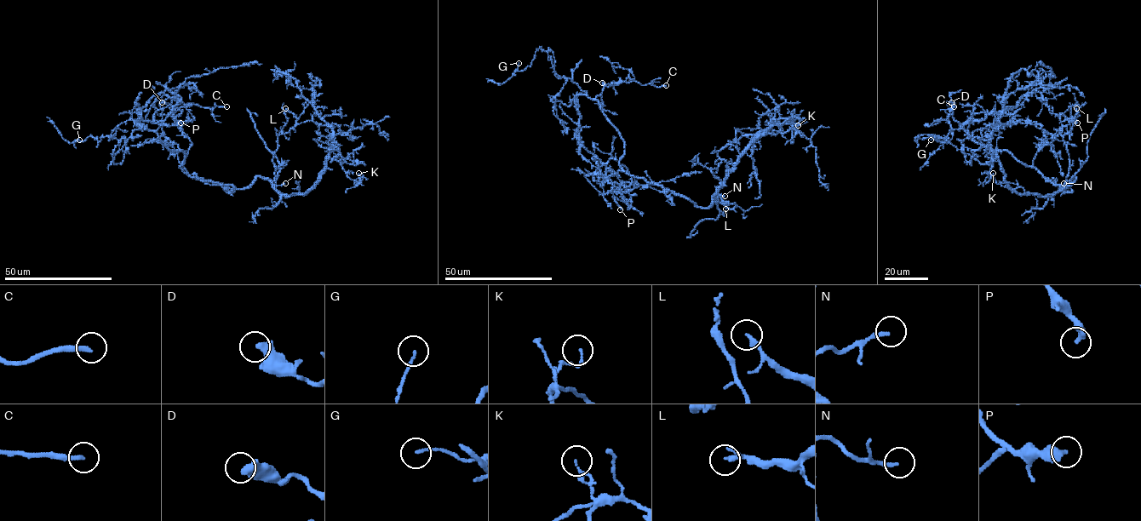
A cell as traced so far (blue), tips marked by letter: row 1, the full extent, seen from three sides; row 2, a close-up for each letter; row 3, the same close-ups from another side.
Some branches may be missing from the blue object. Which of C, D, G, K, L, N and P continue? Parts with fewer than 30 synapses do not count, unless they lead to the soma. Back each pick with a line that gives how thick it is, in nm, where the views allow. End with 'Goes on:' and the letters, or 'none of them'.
C: calibre 240 nm
D: calibre 500 nm
Goes on: C, D

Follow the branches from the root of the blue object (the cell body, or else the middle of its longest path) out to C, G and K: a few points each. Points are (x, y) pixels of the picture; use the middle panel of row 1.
C: (651, 183), (628, 174), (620, 167), (624, 141), (596, 97), (606, 84), (622, 82), (666, 85)
G: (651, 183), (620, 167), (619, 131), (598, 101), (555, 75), (552, 51), (541, 46), (524, 70), (518, 63)
K: (651, 183), (686, 197), (697, 207), (708, 208), (737, 157), (757, 137), (791, 117), (799, 119), (798, 125)

